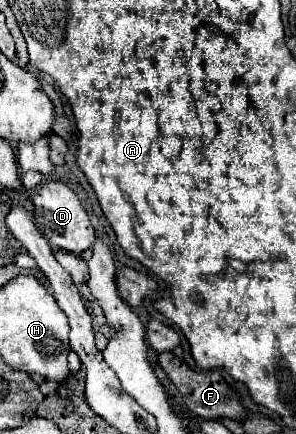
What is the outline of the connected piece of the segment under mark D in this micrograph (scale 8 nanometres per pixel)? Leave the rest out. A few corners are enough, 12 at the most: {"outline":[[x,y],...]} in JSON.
{"outline":[[61,181],[31,195],[35,223],[53,249],[79,255],[97,239]]}

